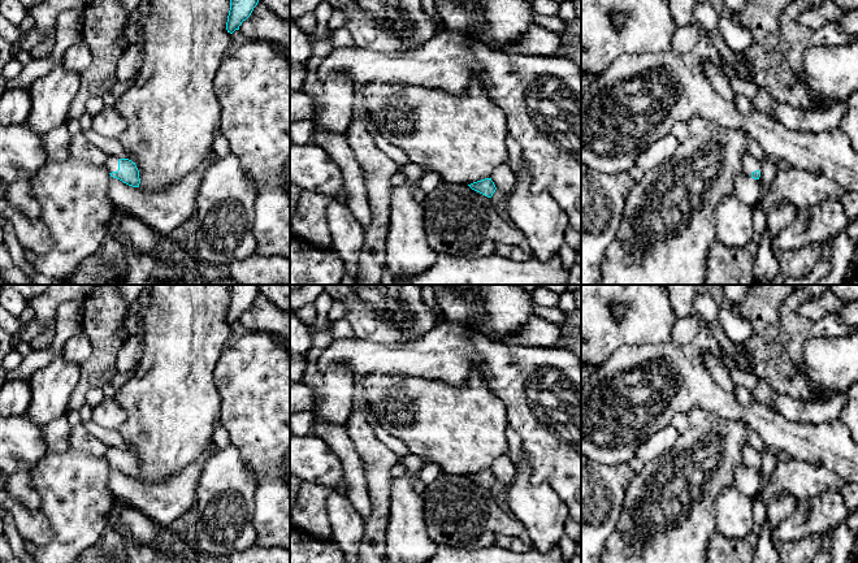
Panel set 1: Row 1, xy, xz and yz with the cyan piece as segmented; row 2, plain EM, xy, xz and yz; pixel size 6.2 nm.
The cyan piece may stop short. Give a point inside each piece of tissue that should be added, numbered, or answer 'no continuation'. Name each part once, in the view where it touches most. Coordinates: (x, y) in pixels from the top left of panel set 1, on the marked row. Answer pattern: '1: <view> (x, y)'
1: xy (111, 164)

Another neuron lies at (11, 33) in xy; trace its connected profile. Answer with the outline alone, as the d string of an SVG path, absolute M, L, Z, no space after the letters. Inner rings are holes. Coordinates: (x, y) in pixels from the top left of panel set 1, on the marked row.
M0 13L0 35L13 46L21 39L22 30L20 26L14 26L8 22Z

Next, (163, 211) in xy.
M202 168L159 191L140 190L110 177L108 195L116 207L143 220L156 234L169 237L194 216L204 173L205 168Z

